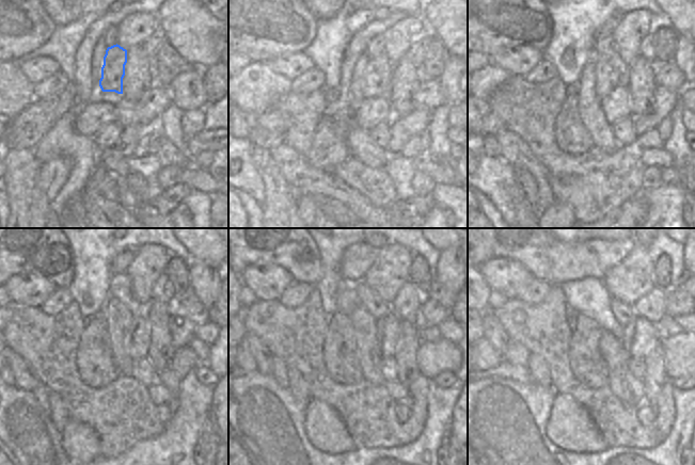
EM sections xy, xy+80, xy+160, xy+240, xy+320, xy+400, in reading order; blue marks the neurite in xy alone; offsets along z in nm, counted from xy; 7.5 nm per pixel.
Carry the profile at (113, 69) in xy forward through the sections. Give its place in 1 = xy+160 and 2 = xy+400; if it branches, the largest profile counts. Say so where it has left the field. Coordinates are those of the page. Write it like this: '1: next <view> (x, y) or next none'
1: next xy+160 (589, 99)
2: next xy+400 (616, 383)

